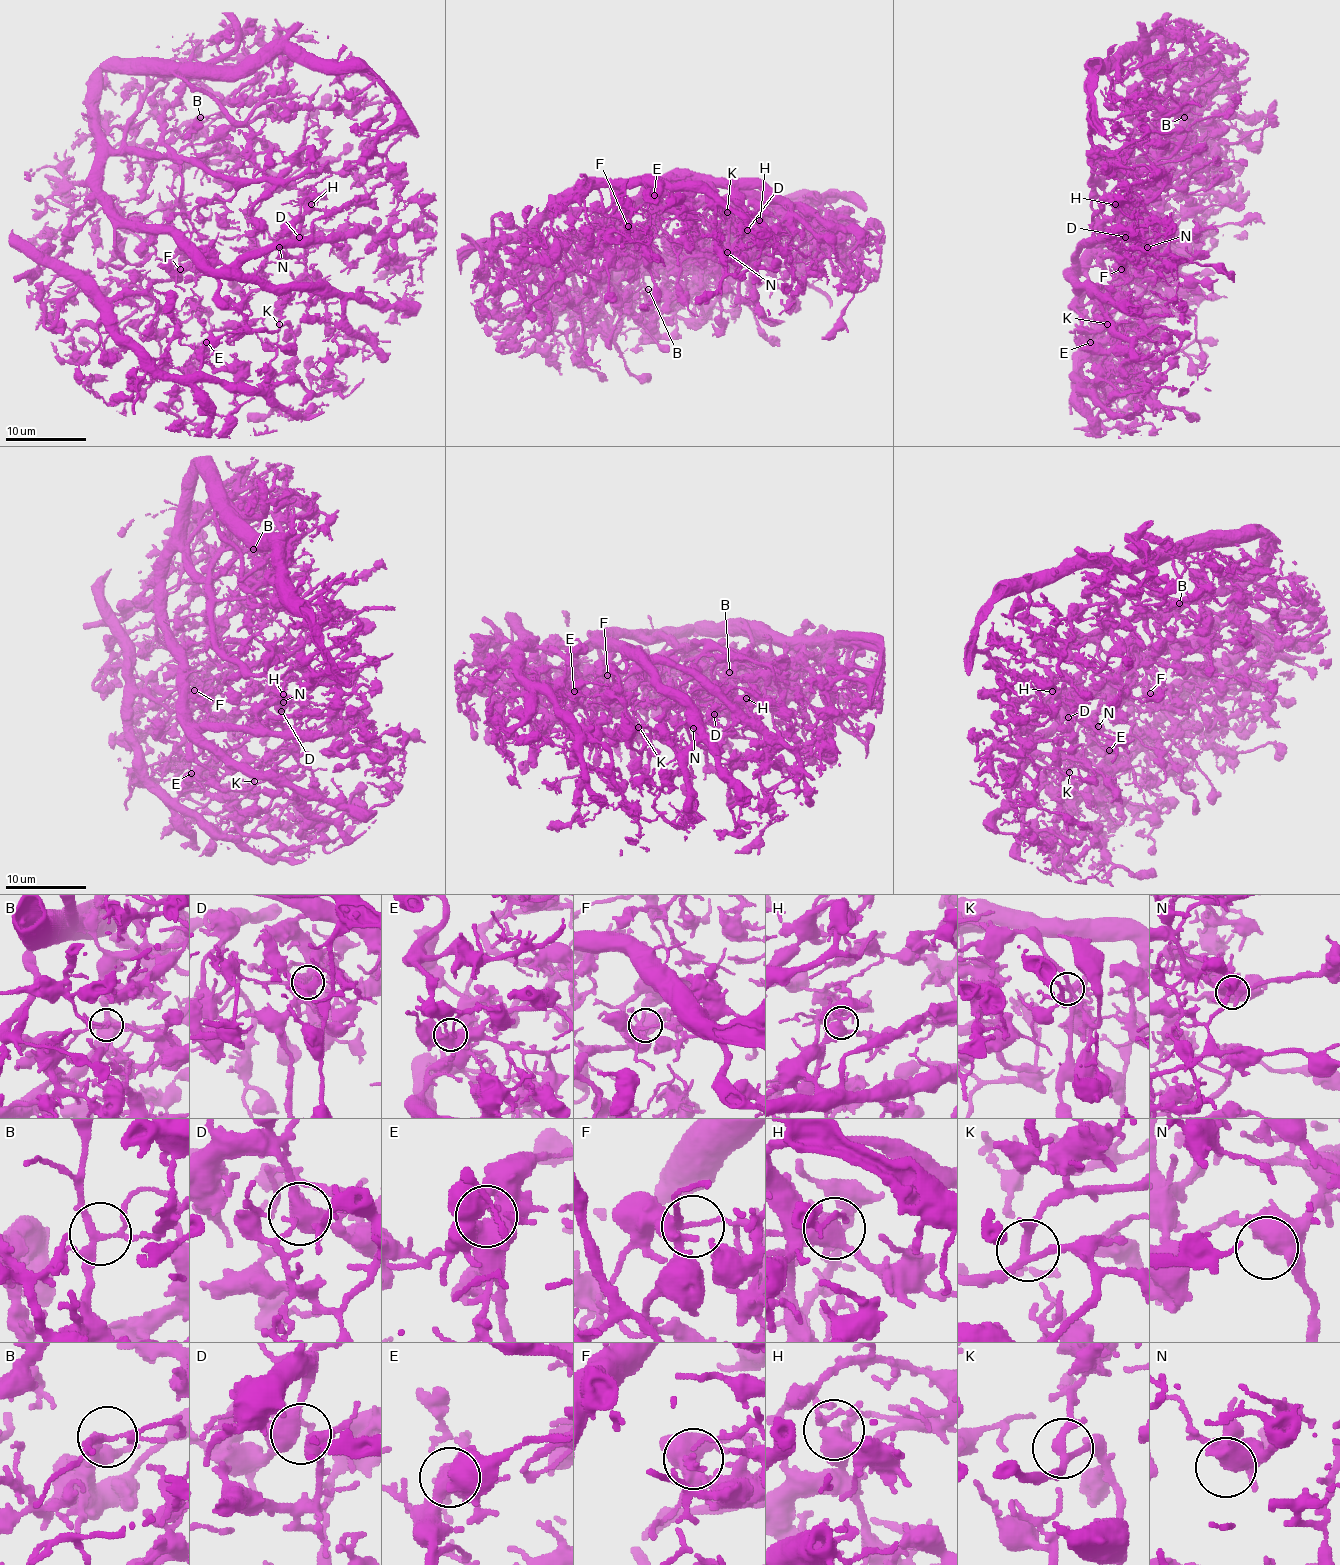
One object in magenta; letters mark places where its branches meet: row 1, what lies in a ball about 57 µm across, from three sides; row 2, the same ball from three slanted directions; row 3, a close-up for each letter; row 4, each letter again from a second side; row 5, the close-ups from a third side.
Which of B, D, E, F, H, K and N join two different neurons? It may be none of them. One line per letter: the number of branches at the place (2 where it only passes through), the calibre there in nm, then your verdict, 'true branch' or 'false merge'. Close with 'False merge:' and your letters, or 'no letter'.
B: 4 branches meet; 240 nm thick; true branch
D: 5 branches meet; 400 nm thick; true branch
E: 3 branches meet; 480 nm thick; true branch
F: 5 branches meet; 240 nm thick; true branch
H: 5 branches meet; 440 nm thick; true branch
K: 4 branches meet; 240 nm thick; true branch
N: 6 branches meet; 460 nm thick; true branch
False merge: no letter

